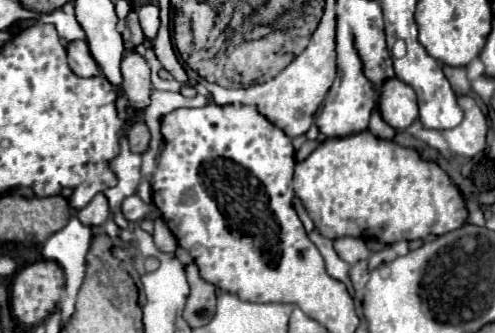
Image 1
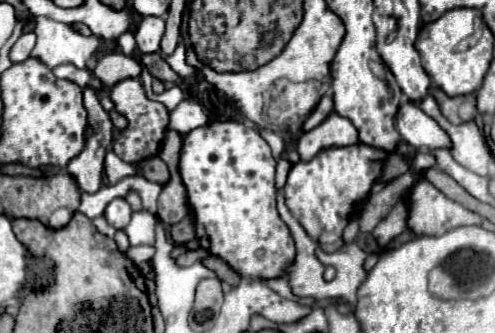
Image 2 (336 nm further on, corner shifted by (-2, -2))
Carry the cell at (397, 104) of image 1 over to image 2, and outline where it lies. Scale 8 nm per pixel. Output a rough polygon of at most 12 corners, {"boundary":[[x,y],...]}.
{"boundary":[[415,103],[397,131],[415,149],[451,149],[449,135]]}

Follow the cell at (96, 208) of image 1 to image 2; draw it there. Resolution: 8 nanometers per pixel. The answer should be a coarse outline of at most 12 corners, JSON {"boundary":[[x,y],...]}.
{"boundary":[[83,89],[87,139],[67,163],[81,191],[103,183],[113,123],[95,89]]}

